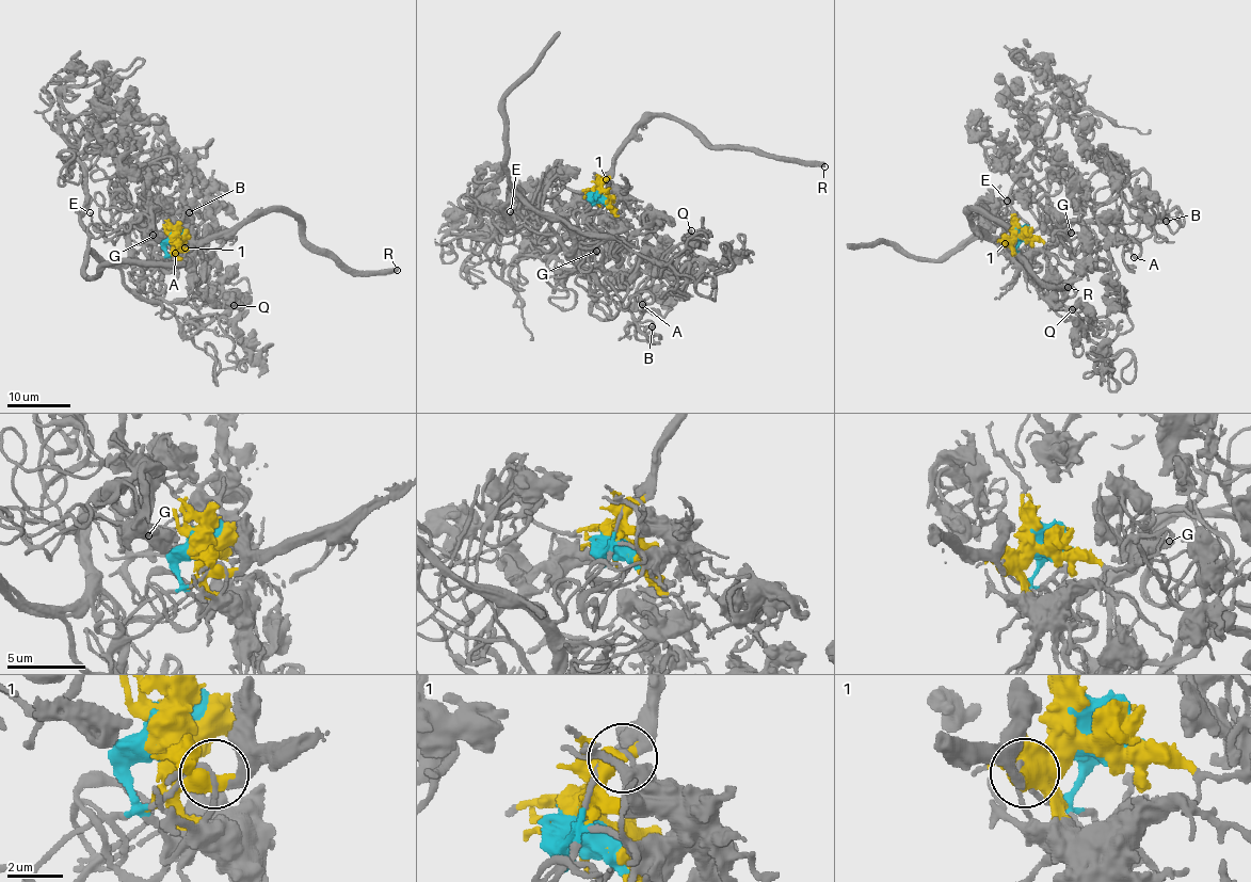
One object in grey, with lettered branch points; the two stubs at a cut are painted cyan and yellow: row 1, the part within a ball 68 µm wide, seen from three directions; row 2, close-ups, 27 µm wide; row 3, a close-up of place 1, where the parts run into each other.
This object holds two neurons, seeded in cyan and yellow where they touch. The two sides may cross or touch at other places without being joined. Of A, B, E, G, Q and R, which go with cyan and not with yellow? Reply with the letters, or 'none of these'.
A, B, E, G, Q

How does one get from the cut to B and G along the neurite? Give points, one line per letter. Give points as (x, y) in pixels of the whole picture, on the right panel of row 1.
B: (1021, 235), (1015, 250), (1029, 267), (1072, 223), (1152, 224), (1174, 207), (1185, 223), (1167, 221)
G: (1021, 235), (1015, 250), (1027, 267), (1078, 223), (1083, 240), (1068, 259), (1062, 254), (1061, 227), (1071, 233)

